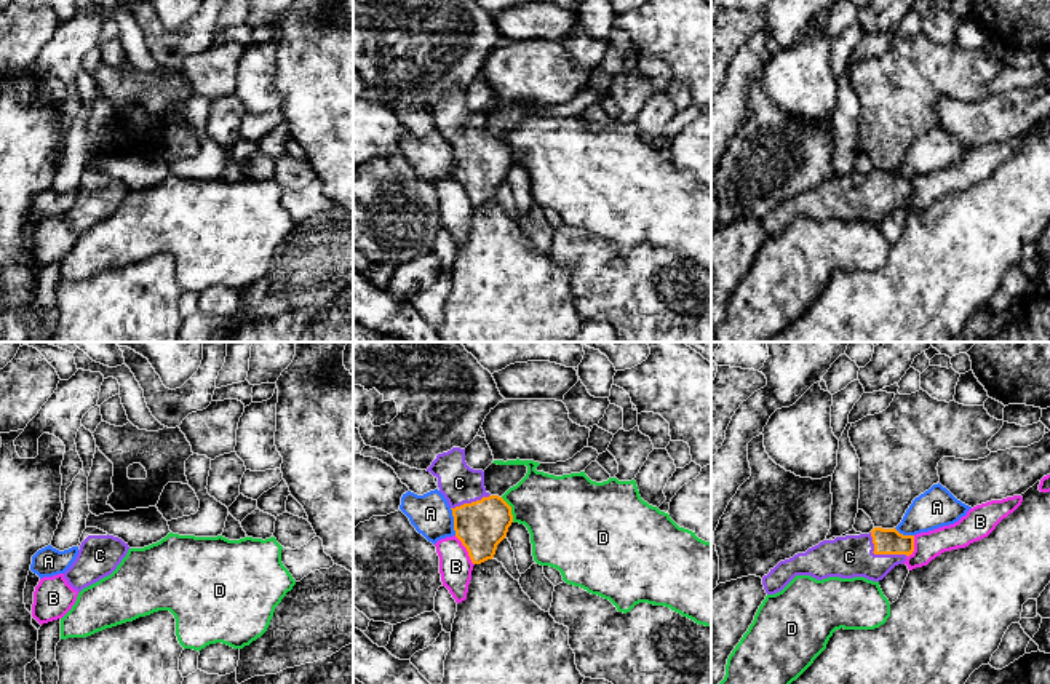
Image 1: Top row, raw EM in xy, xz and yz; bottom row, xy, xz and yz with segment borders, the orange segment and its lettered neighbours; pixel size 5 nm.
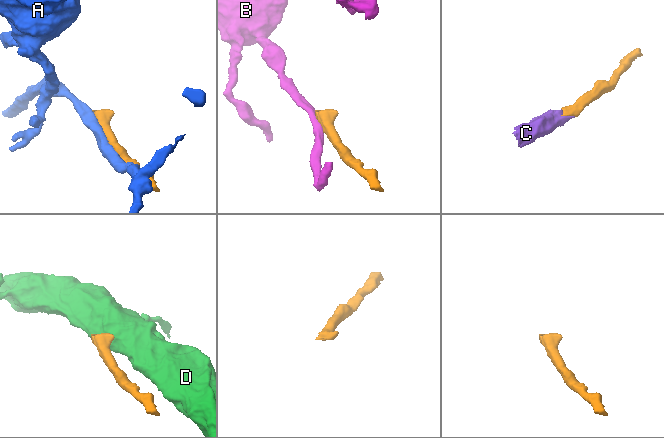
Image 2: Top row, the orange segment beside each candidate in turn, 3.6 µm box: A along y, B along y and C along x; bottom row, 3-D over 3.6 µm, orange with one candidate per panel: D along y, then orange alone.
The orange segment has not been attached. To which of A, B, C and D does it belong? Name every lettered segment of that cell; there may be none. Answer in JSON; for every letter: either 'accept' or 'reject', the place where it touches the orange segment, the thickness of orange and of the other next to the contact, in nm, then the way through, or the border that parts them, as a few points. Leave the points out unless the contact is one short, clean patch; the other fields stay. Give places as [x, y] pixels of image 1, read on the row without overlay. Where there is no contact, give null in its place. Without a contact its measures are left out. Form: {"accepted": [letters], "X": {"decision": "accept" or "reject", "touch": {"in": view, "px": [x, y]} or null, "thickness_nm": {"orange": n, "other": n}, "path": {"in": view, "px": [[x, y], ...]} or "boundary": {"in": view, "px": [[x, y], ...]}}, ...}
{"accepted": ["C"], "A": {"decision": "reject", "touch": {"in": "xz", "px": [454, 163]}, "thickness_nm": {"orange": 240, "other": 200}}, "B": {"decision": "reject", "touch": {"in": "xz", "px": [467, 192]}, "thickness_nm": {"orange": 240, "other": 160}, "boundary": {"in": "xz", "px": [[454, 178], [473, 206]]}}, "C": {"decision": "accept", "touch": {"in": "yz", "px": [881, 195]}, "thickness_nm": {"orange": 130, "other": 220}, "path": {"in": "yz", "px": [[886, 182], [881, 195], [849, 198]]}}, "D": {"decision": "reject", "touch": {"in": "xz", "px": [510, 152]}, "thickness_nm": {"orange": 240, "other": 360}, "boundary": {"in": "xz", "px": [[501, 139], [510, 149], [513, 163]]}}}

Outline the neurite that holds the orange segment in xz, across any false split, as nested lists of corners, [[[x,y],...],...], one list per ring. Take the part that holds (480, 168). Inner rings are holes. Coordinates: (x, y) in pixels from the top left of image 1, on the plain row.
[[[465,91],[438,96],[427,113],[438,120],[439,134],[452,152],[455,179],[471,205],[492,201],[513,165],[511,149],[486,133],[484,113],[467,107]]]

